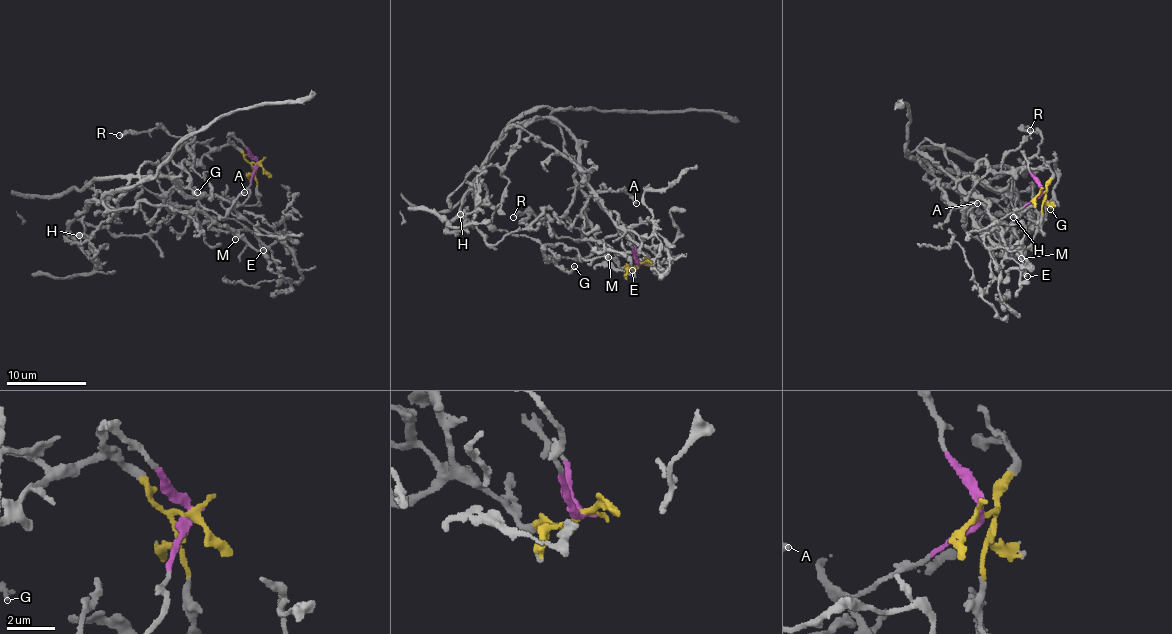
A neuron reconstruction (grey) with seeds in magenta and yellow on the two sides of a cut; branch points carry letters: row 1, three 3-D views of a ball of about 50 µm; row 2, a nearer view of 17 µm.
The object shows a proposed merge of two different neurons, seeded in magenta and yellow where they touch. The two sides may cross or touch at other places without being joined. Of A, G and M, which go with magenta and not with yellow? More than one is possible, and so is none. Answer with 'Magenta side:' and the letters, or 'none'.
Magenta side: A

